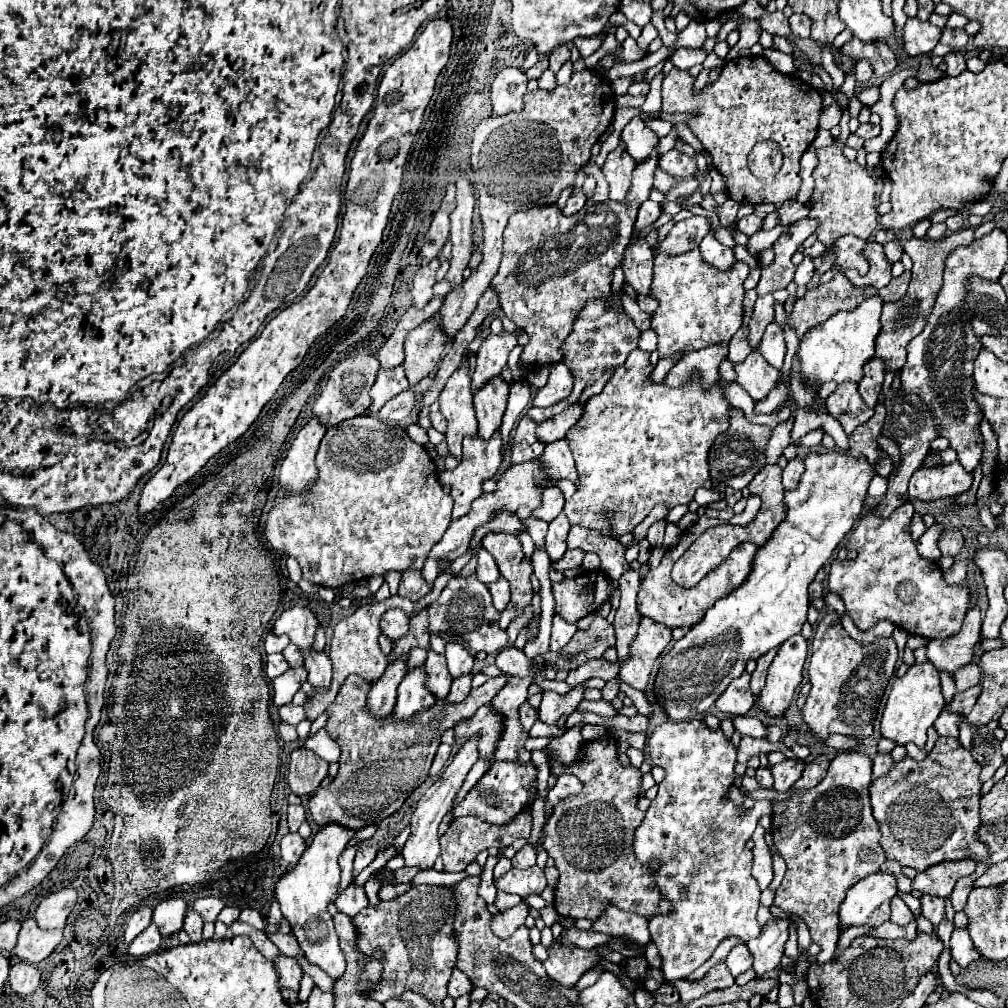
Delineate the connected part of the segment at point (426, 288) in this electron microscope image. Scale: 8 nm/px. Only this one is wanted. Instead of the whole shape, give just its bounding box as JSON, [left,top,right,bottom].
[412,258,440,308]

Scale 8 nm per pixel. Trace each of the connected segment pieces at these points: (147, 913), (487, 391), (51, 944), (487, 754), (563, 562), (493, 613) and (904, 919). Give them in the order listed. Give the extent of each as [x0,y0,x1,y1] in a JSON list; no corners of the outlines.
[[124,906,152,944],[474,378,508,440],[14,918,62,964],[454,706,502,758],[550,550,584,572],[430,574,508,652],[890,896,914,926]]

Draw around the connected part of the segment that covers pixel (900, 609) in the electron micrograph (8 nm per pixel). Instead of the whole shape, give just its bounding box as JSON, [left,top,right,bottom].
[828,502,972,640]

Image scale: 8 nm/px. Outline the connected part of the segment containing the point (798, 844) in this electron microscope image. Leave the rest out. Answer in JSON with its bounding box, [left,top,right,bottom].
[772,752,886,962]

